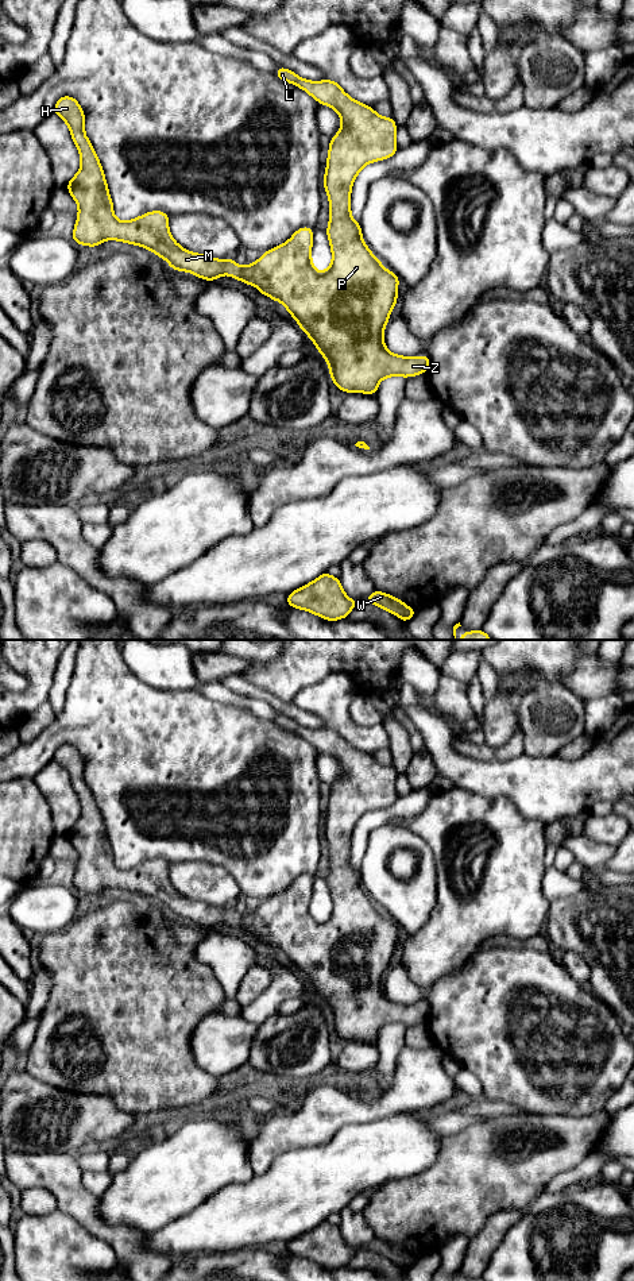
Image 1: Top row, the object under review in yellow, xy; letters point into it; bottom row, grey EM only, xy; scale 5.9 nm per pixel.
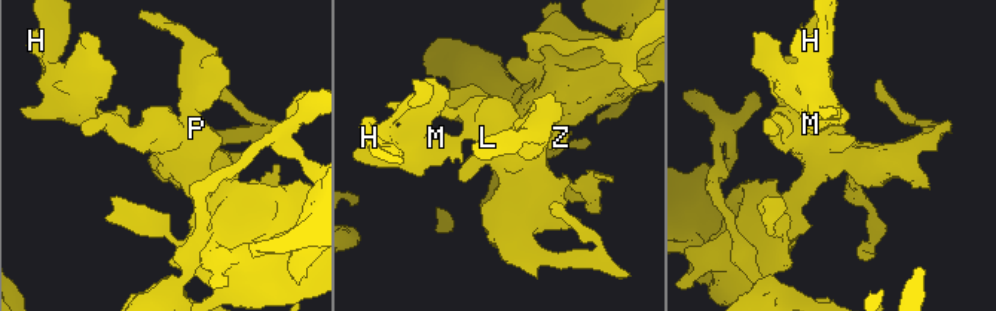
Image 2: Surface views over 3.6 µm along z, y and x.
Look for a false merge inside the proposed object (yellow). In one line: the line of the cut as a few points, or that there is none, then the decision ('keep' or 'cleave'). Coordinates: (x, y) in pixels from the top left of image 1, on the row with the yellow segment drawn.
no cut | keep

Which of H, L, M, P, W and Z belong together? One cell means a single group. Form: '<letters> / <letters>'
H L M P W Z

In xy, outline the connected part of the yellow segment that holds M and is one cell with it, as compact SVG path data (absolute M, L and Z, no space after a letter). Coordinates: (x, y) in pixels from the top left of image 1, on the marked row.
M282 66L275 70L275 74L304 89L318 104L333 108L341 119L341 128L329 143L324 175L324 188L329 197L329 225L325 232L332 248L332 263L326 270L318 271L313 267L313 228L309 227L299 228L286 243L263 252L255 263L237 266L233 258L228 261L209 258L181 247L169 231L169 215L165 212L147 212L129 221L116 219L103 166L85 135L85 113L74 97L63 96L57 100L54 113L69 126L81 157L81 167L66 186L78 205L71 239L90 247L97 247L104 240L136 244L163 258L177 271L189 271L206 281L228 274L258 288L263 296L282 302L297 320L298 327L326 359L330 378L339 389L344 393L376 394L382 379L394 375L403 378L420 375L426 373L430 363L429 356L401 356L390 352L384 346L383 331L390 312L397 306L399 278L394 271L386 270L370 251L362 238L360 223L356 223L351 215L351 190L356 175L366 165L387 159L398 151L397 124L393 117L383 117L370 105L349 97L332 80L309 81Z

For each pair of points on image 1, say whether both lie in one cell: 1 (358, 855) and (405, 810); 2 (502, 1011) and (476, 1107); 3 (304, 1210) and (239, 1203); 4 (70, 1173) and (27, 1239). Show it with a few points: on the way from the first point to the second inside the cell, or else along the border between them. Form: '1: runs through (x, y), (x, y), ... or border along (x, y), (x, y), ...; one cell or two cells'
1: runs through (359, 838), (360, 833), (375, 818), (389, 815); one cell
2: border along (483, 1096), (514, 1106); two cells
3: runs through (287, 1207), (255, 1207); one cell
4: border along (57, 1208), (73, 1216), (84, 1227); two cells

